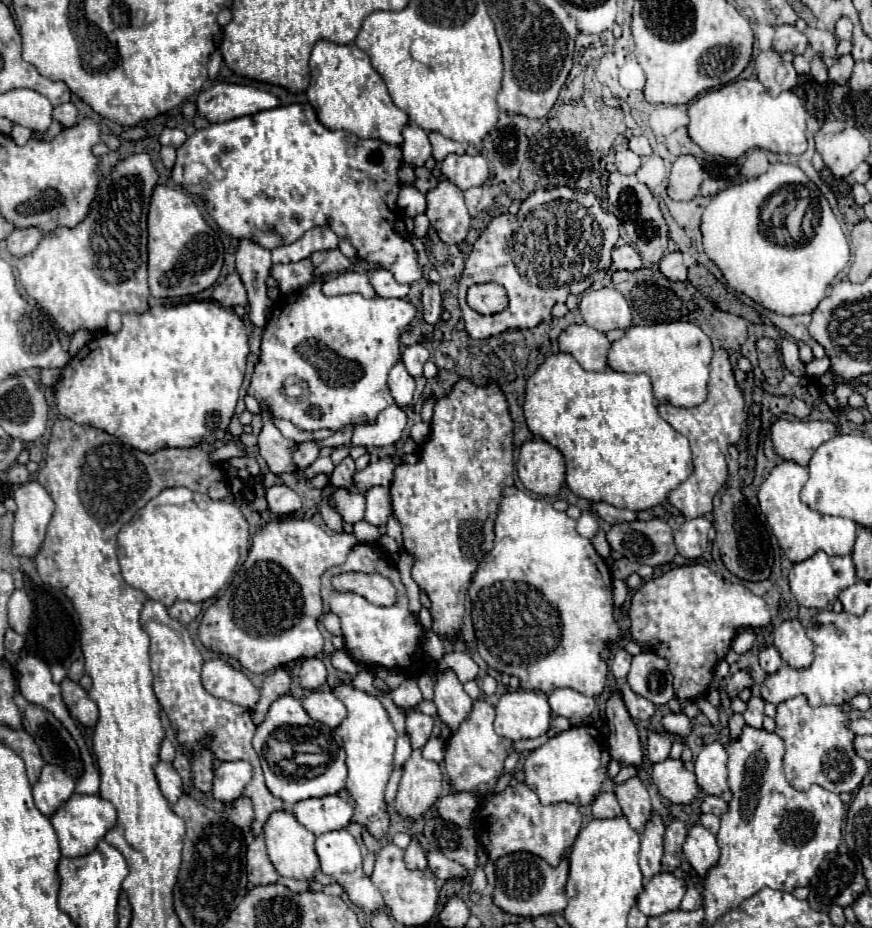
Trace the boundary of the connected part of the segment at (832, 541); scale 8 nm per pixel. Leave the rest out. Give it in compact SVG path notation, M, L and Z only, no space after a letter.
M782 461L770 471L770 475L760 485L760 491L758 491L760 511L764 513L774 537L778 539L780 549L792 563L806 561L816 551L826 551L828 555L838 555L838 557L850 555L856 541L856 523L846 517L822 515L802 505L800 491L806 481L808 481L806 467L794 465L792 461Z

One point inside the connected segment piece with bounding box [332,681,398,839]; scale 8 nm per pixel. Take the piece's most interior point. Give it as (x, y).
(368, 737)

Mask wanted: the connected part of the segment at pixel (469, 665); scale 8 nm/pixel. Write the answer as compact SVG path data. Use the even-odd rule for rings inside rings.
M446 653L444 655L444 667L458 667L458 669L468 669L468 681L476 679L478 675L478 665L472 661L470 655L466 653Z

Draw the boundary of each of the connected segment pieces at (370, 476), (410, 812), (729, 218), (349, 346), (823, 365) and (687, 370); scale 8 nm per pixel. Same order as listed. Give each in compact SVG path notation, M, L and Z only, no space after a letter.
M380 459L376 463L370 463L362 471L356 471L352 477L350 491L364 495L368 489L372 489L376 485L390 487L390 477L394 473L394 465L396 465L394 459Z
M420 749L412 751L412 757L404 765L404 775L398 785L394 807L404 819L416 821L438 801L442 791L442 771L434 761L426 761Z
M772 163L764 175L716 193L702 215L700 233L708 259L722 271L732 289L778 315L804 315L812 313L826 297L826 289L834 277L848 265L850 249L848 239L824 197L820 197L818 233L814 233L810 243L796 248L774 244L765 238L759 229L762 201L774 194L778 185L786 185L786 181L810 179L800 171L800 167Z
M320 281L318 283L310 283L308 287L304 287L300 291L294 291L290 295L280 295L276 299L274 309L272 309L272 317L270 317L266 329L264 329L264 335L262 335L262 353L260 353L260 361L256 363L256 369L254 369L248 393L254 395L260 403L266 401L266 405L270 405L270 411L272 411L274 417L288 419L288 421L292 421L296 427L300 427L304 431L316 431L316 429L336 429L338 431L338 429L342 429L346 425L374 423L376 417L378 417L378 413L382 409L386 409L386 405L394 403L386 379L388 379L388 371L400 361L400 343L398 343L398 337L400 337L400 333L404 333L408 329L408 323L416 315L416 309L406 299L382 299L382 297L364 299L358 293L338 295L338 297L326 297L320 287L322 287Z
M827 356L822 359L813 359L806 365L806 373L813 378L821 377L830 367L830 359Z
M672 321L656 325L634 325L608 349L608 367L624 373L646 373L652 379L654 397L674 407L694 407L706 399L712 345L708 335L694 323Z

